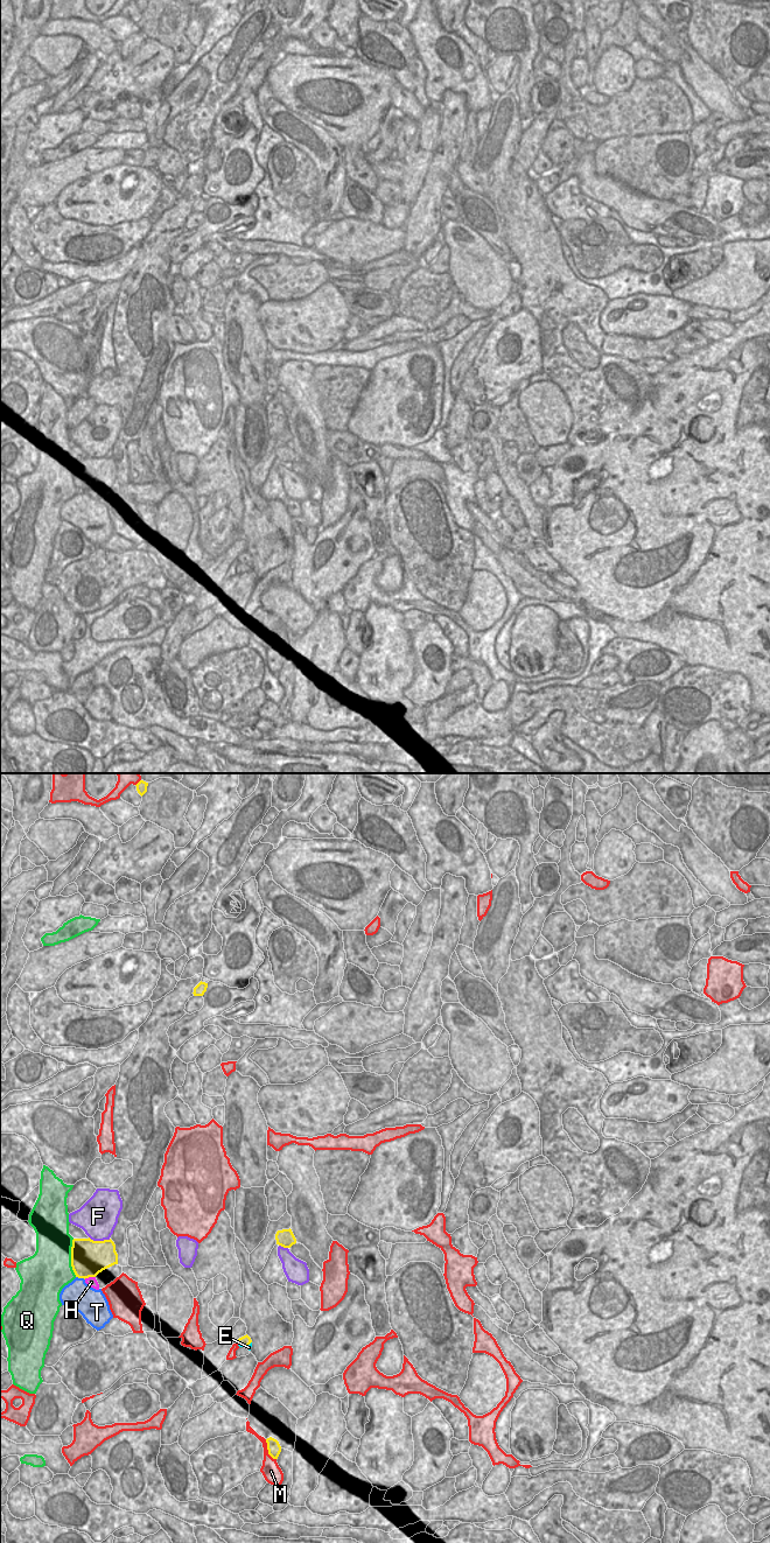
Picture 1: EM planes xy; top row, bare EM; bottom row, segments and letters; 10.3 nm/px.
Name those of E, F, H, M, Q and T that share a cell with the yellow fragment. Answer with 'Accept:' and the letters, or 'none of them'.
Accept: none of them

